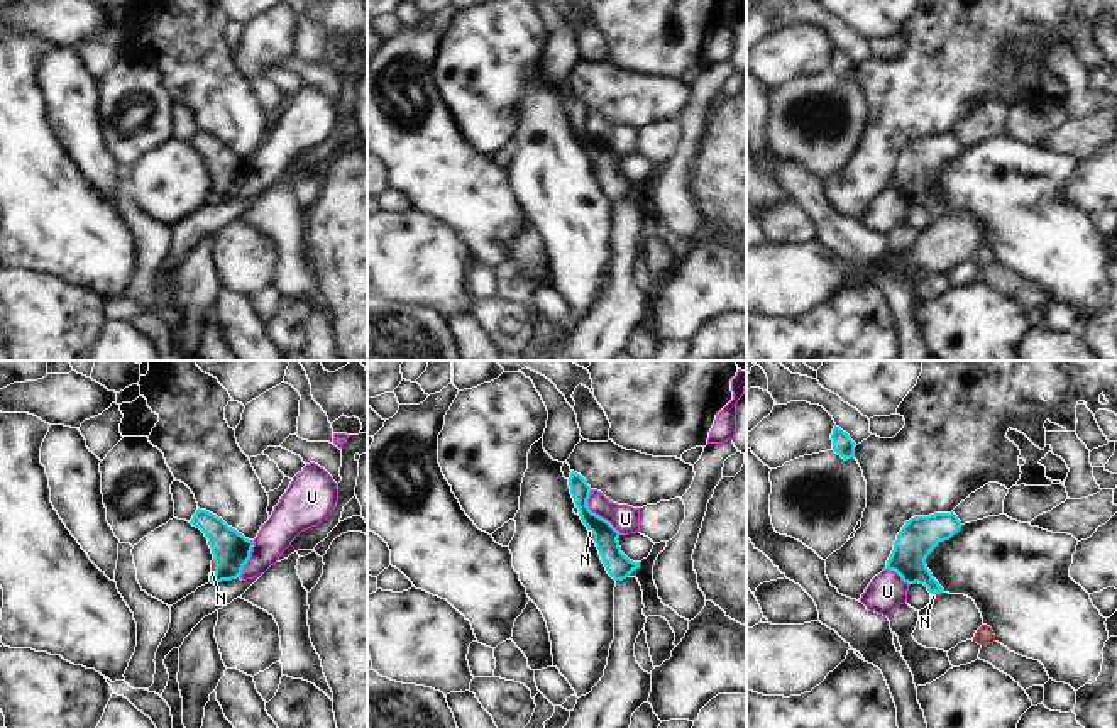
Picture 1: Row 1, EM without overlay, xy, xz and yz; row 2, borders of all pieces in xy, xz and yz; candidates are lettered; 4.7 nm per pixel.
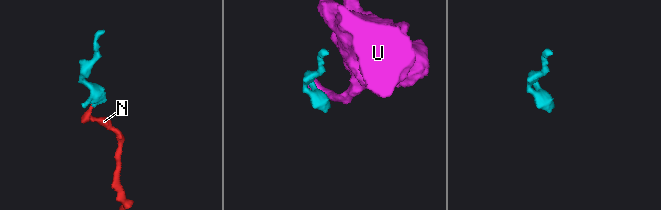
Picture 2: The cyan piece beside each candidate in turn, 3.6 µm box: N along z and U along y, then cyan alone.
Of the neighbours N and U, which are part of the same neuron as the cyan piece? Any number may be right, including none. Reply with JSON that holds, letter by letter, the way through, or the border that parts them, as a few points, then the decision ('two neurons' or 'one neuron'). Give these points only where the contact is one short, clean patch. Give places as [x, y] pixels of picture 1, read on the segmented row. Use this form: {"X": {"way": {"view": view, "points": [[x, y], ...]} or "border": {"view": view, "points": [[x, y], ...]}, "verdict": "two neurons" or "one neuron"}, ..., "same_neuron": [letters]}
{"N": {"way": {"view": "xy", "points": [[231, 549], [229, 557], [215, 571], [212, 573]]}, "verdict": "one neuron"}, "U": {"verdict": "two neurons"}, "same_neuron": ["N"]}

